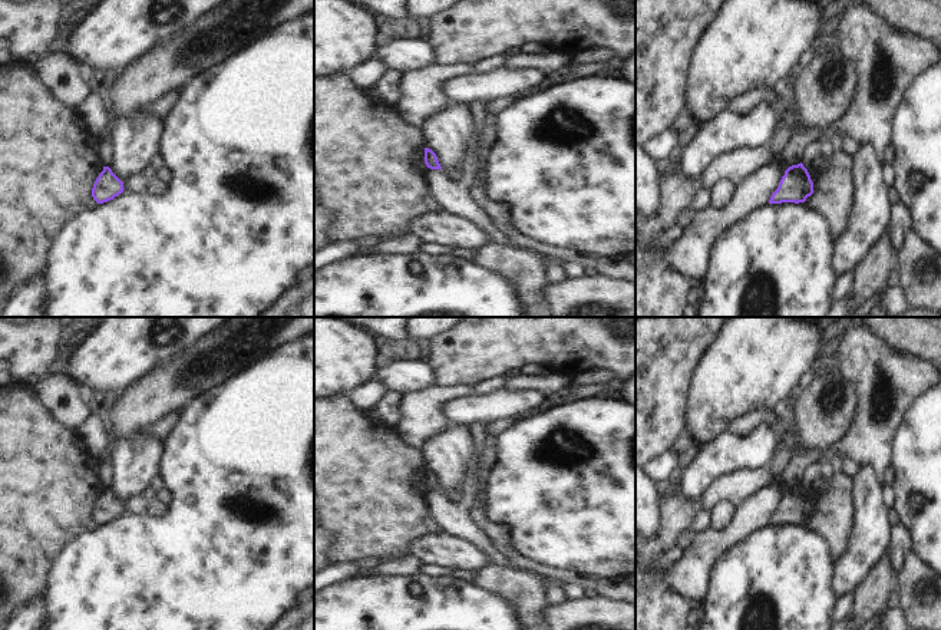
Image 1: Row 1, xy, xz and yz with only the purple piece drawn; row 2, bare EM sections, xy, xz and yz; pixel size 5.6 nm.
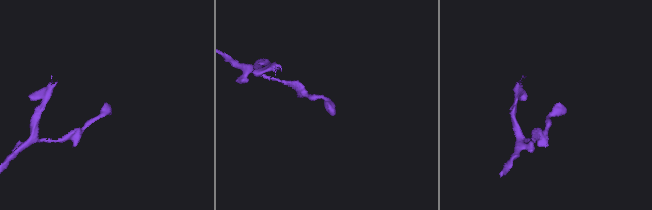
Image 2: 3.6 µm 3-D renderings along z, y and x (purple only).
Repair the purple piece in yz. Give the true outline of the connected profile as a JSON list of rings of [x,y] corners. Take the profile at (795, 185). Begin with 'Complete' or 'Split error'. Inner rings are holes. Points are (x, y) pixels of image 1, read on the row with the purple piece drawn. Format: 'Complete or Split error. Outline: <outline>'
Complete. Outline: [[[803,164],[792,165],[785,171],[777,189],[772,194],[769,204],[805,202],[813,194],[813,182]]]

